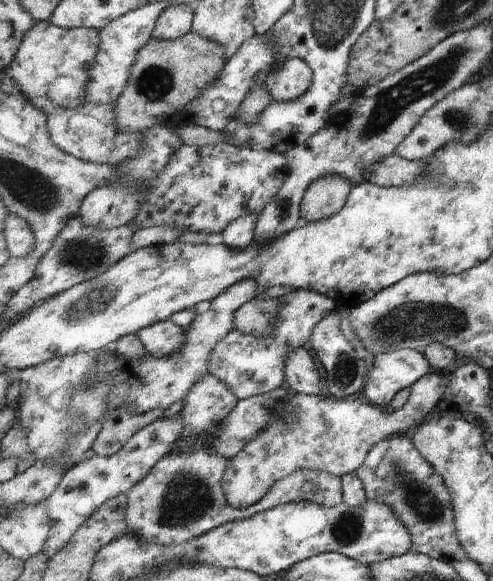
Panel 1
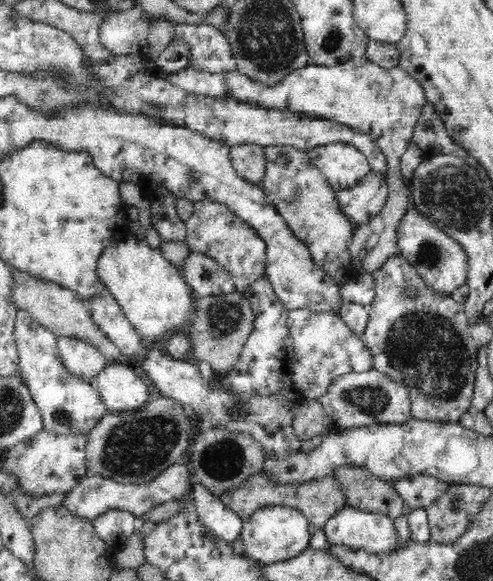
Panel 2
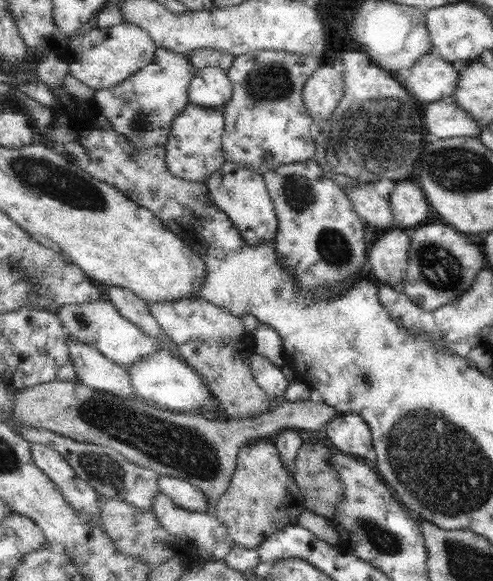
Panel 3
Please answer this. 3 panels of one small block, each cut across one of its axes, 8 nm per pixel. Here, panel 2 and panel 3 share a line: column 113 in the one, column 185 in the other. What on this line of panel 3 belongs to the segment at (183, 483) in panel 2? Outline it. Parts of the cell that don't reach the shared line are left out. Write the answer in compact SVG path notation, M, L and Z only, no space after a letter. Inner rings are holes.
M159 476L159 489L181 508L209 513L209 497L203 489L182 478Z

